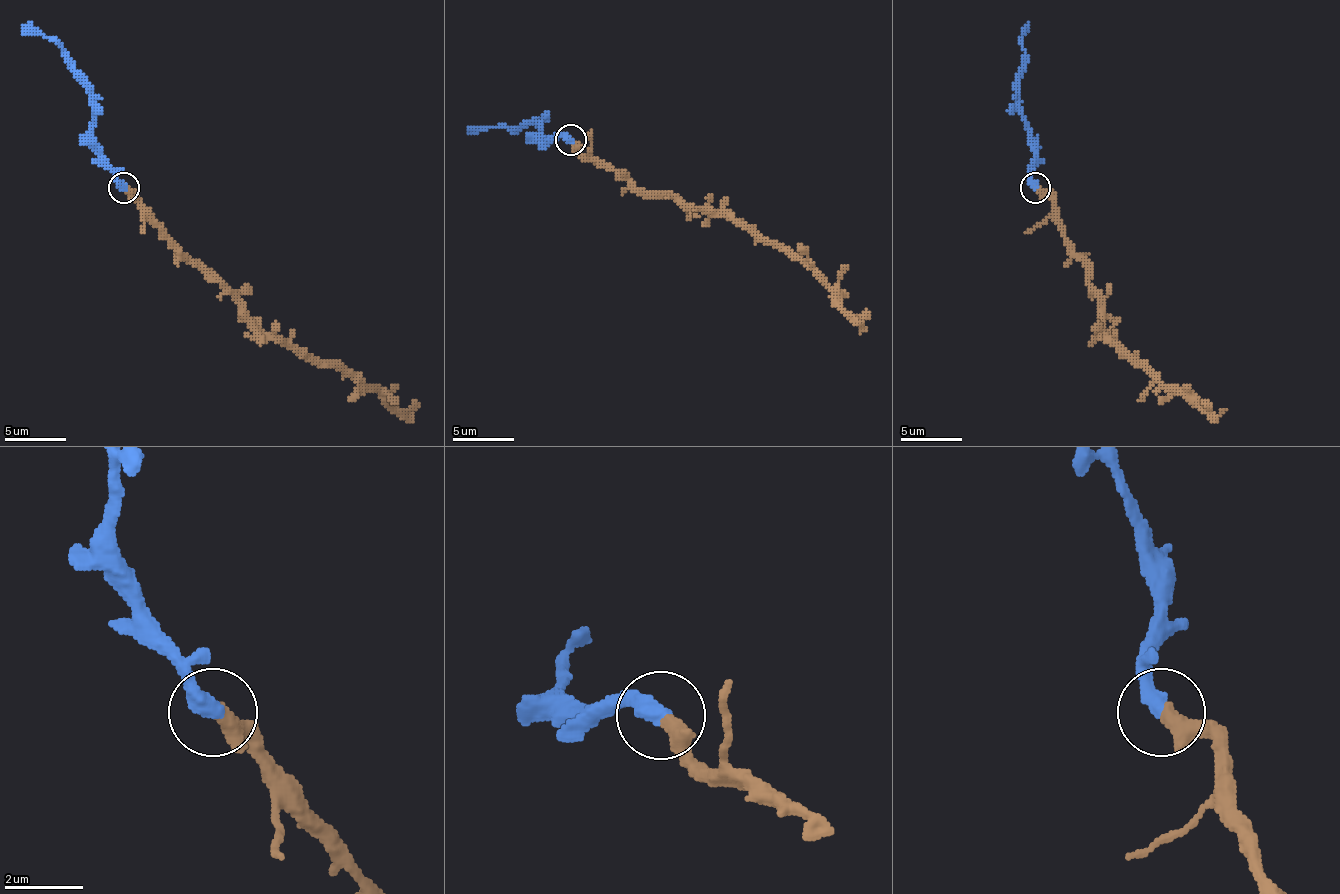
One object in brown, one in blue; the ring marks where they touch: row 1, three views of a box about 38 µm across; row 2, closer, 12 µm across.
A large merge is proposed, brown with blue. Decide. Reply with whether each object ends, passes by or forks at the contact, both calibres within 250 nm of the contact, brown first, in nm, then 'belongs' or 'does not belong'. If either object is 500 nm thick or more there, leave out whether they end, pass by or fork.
brown passes by; blue ends; calibres 320 and 440 nm; belongs

